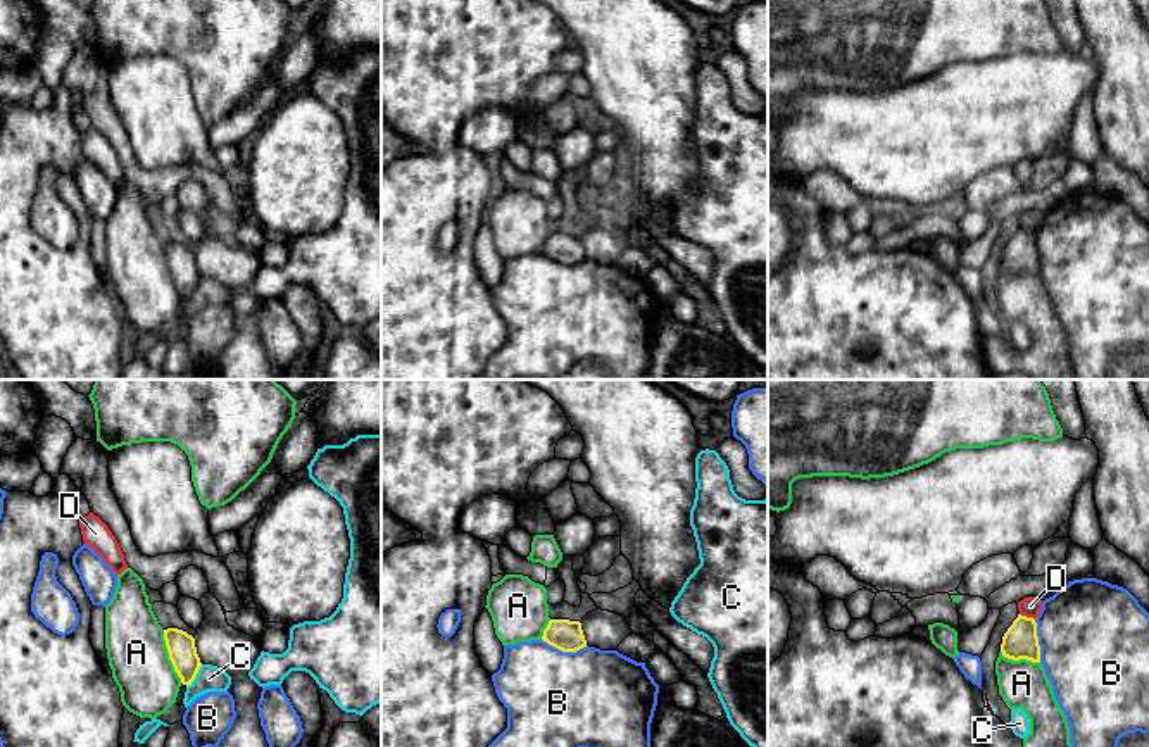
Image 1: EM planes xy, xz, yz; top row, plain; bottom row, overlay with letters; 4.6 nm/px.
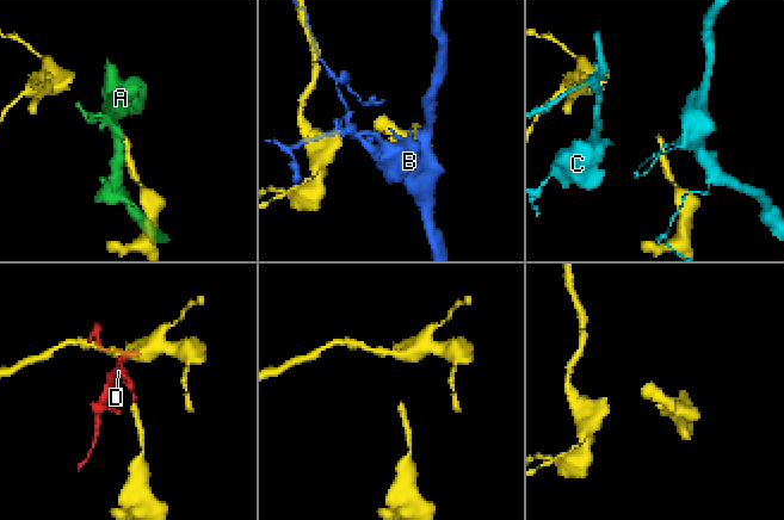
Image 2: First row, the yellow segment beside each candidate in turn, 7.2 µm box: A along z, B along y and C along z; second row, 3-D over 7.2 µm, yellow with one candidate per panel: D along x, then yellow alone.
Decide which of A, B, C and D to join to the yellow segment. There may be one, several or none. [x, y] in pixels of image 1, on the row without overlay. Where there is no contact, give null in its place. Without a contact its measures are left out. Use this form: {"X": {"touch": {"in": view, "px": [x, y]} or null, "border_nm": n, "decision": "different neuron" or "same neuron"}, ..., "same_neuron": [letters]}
{"A": {"touch": {"in": "xy", "px": [169, 269]}, "border_nm": 260, "decision": "different neuron"}, "B": {"touch": {"in": "xz", "px": [565, 264]}, "border_nm": 220, "decision": "different neuron"}, "C": {"touch": {"in": "xy", "px": [195, 288]}, "border_nm": 130, "decision": "different neuron"}, "D": {"touch": {"in": "yz", "px": [1025, 230]}, "border_nm": 80, "decision": "different neuron"}, "same_neuron": []}

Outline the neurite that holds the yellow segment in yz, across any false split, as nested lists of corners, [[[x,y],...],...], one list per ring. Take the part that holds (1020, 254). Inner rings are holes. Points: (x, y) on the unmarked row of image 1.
[[[1018,228],[1002,250],[1001,266],[1004,271],[1013,274],[1027,273],[1032,276],[1040,276],[1035,233]]]

